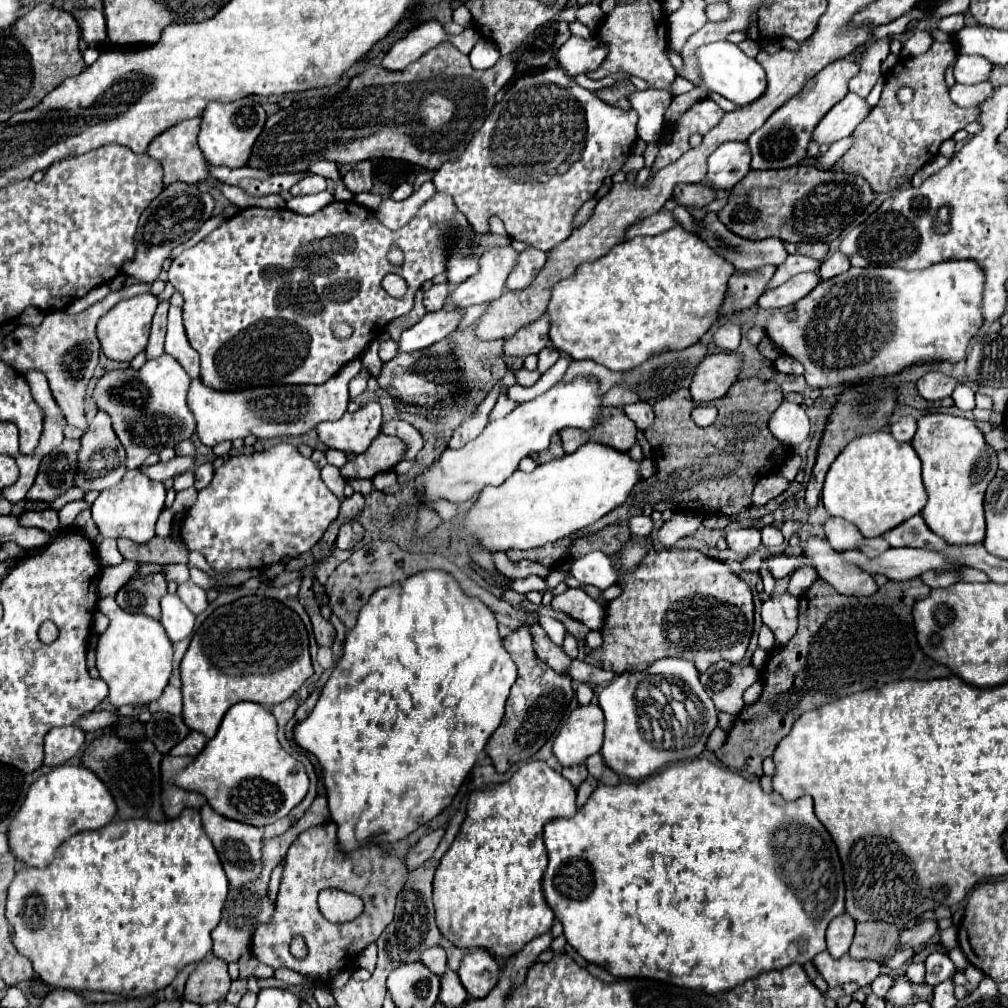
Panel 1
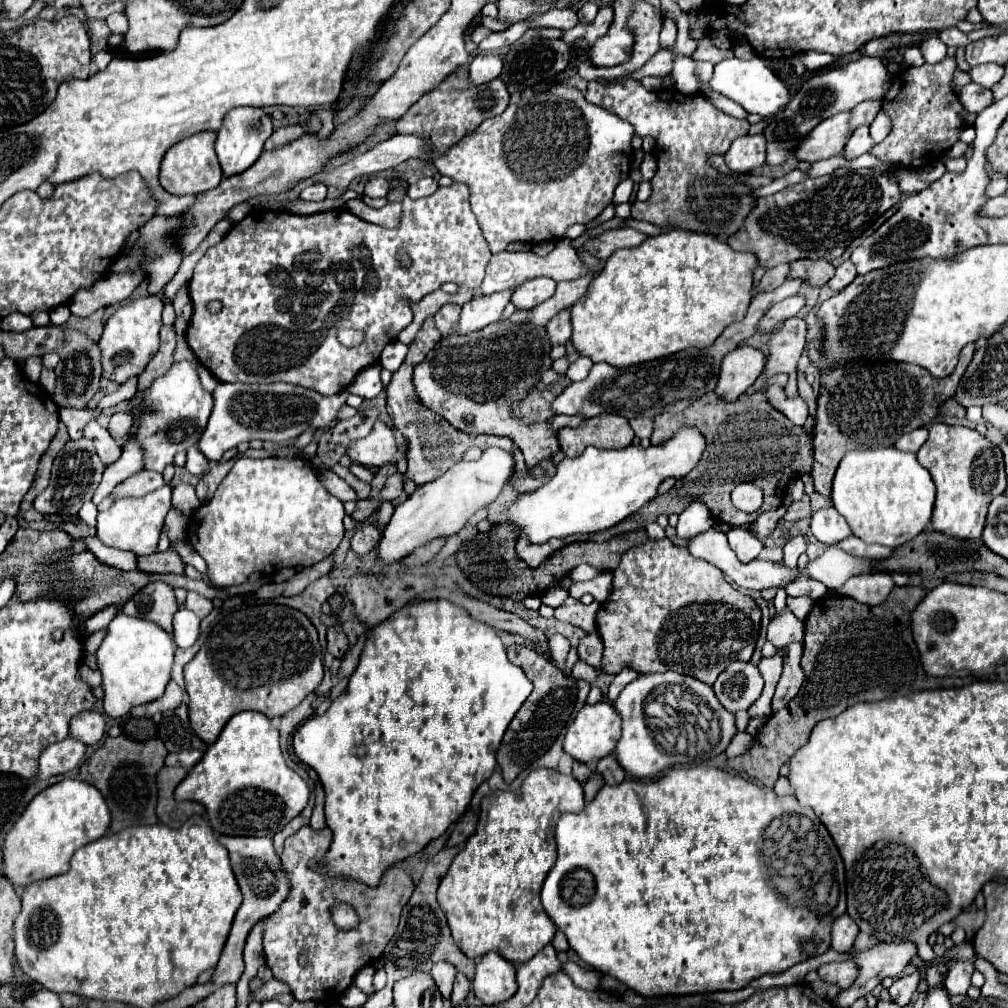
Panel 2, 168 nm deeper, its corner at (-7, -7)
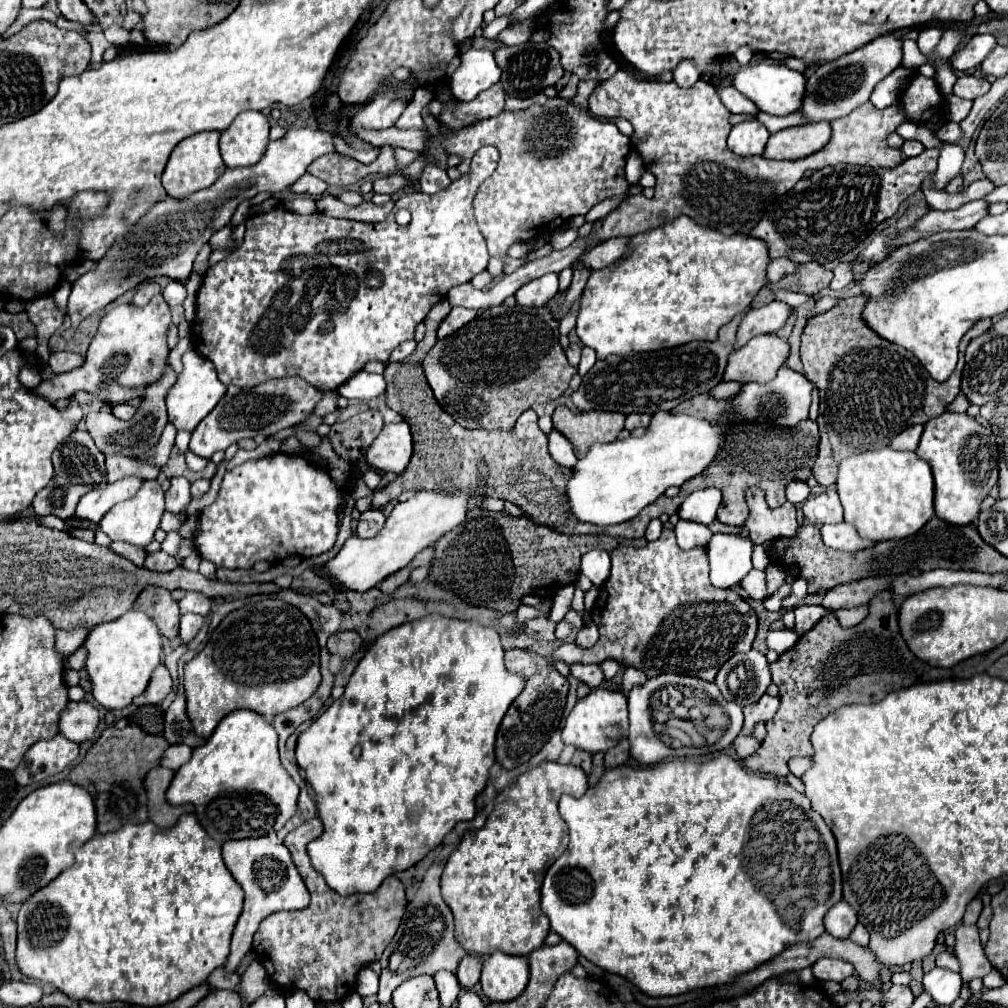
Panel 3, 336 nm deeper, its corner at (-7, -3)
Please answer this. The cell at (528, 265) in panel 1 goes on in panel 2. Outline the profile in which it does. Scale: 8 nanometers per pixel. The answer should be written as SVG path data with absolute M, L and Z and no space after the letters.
M534 278L520 284L512 294L512 304L520 310L530 310L536 304L548 300L556 290L556 282L552 278Z

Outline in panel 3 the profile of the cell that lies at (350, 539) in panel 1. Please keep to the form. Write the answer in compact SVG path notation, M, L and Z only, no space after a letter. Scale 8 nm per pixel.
M366 510L366 512L362 512L362 516L358 520L356 536L374 538L382 530L384 522L386 522L386 516L382 514L382 510Z

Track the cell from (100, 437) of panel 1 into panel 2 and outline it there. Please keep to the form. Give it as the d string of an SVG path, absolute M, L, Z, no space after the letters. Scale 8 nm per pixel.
M118 412L110 418L110 424L108 424L108 432L110 436L114 438L114 442L122 448L130 438L128 438L128 430L132 428L132 416L128 412Z

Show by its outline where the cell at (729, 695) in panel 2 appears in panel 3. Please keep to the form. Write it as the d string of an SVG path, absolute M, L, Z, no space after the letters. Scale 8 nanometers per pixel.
M754 648L746 654L734 654L716 676L716 686L726 700L738 706L754 704L766 694L770 686L770 664L766 656Z

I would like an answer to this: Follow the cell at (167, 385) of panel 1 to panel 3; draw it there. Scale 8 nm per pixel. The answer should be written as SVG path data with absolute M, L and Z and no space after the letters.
M196 350L186 352L182 356L182 362L184 362L184 370L178 376L176 384L168 390L166 406L168 406L168 418L170 418L170 422L178 430L192 432L198 426L198 422L202 418L206 418L208 412L212 412L212 408L218 404L218 400L226 394L226 386L218 380L214 364L208 358L204 358L202 354L198 354Z

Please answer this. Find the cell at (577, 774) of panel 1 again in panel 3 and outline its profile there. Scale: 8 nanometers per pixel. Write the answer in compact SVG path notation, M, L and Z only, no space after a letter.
M576 750L572 756L572 764L574 766L582 766L582 770L588 774L590 772L590 764L592 764L592 754L584 752L584 750Z

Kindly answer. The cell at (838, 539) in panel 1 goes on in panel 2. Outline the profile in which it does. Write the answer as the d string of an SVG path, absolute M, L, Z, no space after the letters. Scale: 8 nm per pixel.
M822 508L814 512L810 528L816 540L822 542L824 546L834 546L852 536L848 522L836 512L836 508Z

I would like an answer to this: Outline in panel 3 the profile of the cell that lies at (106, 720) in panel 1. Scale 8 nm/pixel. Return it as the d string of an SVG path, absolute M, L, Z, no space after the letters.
M86 700L68 702L66 710L62 710L62 716L58 718L58 728L62 736L80 744L92 738L98 722L100 722L98 710L92 704L88 704Z

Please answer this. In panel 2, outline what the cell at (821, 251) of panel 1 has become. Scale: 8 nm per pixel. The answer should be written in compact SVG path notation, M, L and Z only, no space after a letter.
M820 258L820 260L794 260L790 264L790 278L804 278L812 286L824 286L834 274L834 266Z

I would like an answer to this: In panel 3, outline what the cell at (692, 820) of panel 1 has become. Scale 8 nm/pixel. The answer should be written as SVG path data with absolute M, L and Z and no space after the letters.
M720 754L710 762L672 760L654 766L622 764L604 772L600 782L586 790L584 796L562 796L560 814L570 830L566 852L548 868L541 887L541 910L550 918L550 928L562 940L572 944L592 964L618 974L638 986L648 996L678 996L698 988L722 986L738 974L750 972L768 962L792 944L812 942L824 934L822 918L836 902L842 900L842 878L838 866L836 840L828 824L810 808L810 800L796 792L786 778L758 774L742 766L736 758Z

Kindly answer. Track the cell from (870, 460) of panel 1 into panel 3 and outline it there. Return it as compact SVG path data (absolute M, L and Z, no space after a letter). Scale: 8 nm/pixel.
M890 446L850 456L838 470L838 494L844 520L856 526L862 538L900 540L916 534L934 516L934 482L930 466L916 452L898 452Z

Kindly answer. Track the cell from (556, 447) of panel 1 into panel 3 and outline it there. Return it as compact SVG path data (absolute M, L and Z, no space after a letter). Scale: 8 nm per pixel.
M550 304L542 308L494 306L480 312L472 322L456 330L452 336L438 340L424 358L424 372L438 404L462 426L484 430L512 430L516 418L538 402L552 402L568 390L568 382L578 372L564 356L558 342L558 320L550 312Z

